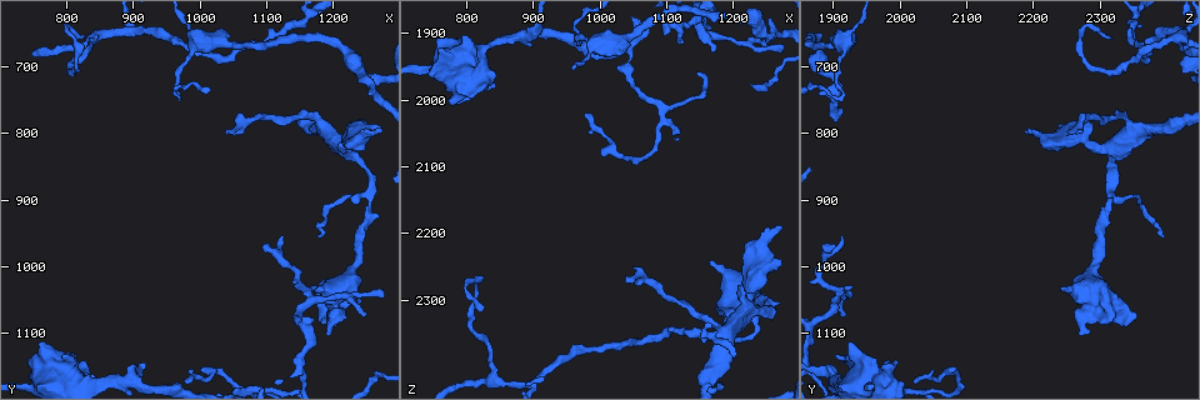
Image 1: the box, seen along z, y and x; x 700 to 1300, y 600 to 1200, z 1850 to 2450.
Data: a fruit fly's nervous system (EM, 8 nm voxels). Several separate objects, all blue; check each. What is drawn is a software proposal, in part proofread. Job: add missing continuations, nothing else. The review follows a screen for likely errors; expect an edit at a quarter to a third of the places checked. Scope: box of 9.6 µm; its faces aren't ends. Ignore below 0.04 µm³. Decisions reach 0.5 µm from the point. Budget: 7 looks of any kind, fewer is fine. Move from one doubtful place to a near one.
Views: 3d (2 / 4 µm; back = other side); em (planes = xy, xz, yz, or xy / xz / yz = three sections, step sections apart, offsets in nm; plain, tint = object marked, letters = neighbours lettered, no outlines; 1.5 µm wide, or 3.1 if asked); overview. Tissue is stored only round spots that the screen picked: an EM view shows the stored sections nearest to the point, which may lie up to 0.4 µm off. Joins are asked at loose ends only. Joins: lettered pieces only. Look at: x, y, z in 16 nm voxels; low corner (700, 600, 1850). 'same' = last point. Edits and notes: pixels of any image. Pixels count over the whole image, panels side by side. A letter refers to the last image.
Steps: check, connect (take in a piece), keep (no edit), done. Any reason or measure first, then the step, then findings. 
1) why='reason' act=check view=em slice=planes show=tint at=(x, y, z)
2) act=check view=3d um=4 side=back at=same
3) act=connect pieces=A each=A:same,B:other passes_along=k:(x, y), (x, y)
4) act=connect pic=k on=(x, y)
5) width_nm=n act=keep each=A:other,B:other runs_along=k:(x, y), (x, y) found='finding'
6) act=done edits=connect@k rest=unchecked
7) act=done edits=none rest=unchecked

why='tapers out' act=check view=3d um=4 at=(1100, 970, 1900)

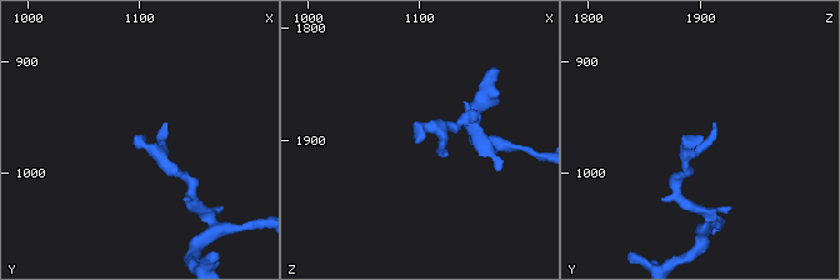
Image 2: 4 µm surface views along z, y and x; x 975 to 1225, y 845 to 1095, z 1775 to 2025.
why='now the EM' act=check view=em slice=yz step=8 show=tint at=(1098, 970, 1902)

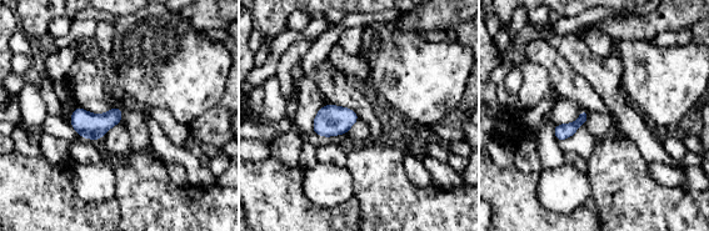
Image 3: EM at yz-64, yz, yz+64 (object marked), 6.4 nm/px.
why='see the neighbours' act=check view=em slice=yz step=8 show=letters at=same

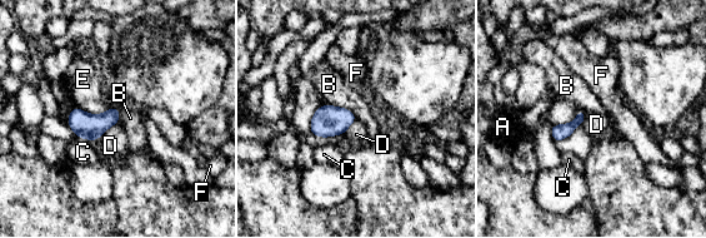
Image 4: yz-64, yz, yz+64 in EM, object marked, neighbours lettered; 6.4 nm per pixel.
act=keep each=A:other,B:other,C:other,D:other,E:other,F:other found='none of them fits'

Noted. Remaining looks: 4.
why='branch stops here' act=check view=3d um=2 at=(1250, 1070, 1920)

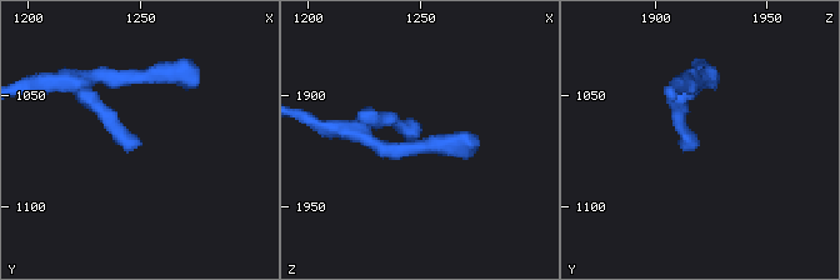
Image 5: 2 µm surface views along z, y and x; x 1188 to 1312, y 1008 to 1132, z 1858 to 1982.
act=check view=em slice=planes show=letters at=(1250, 1073, 1917)

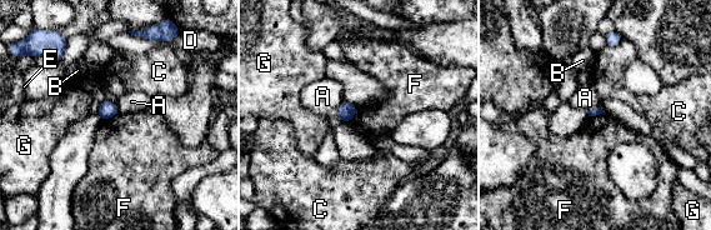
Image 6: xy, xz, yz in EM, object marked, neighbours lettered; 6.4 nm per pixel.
act=keep each=A:other,B:other,C:other,D:other,E:other,F:other,G:other border=6:(357, 105), (356, 113), (346, 123) found='no lettered piece goes on from it'

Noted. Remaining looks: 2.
why='thin end' act=check view=em slice=planes show=letters at=(1175, 955, 2395)

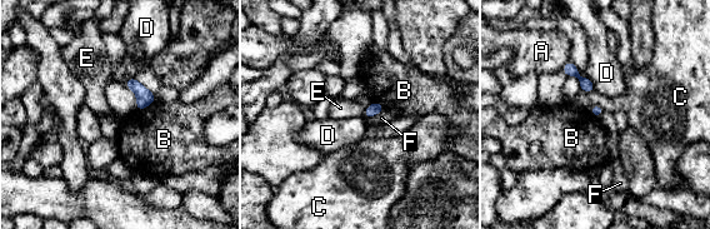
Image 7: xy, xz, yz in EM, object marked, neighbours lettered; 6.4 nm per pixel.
act=keep each=A:other,B:other,C:other,D:other,E:other,F:other border=7:(366, 108), (363, 114) found='no lettered piece goes on from it'

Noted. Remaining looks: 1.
act=done edits=none rest=unchecked

